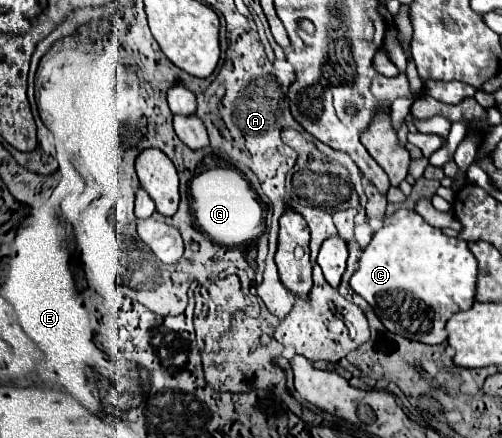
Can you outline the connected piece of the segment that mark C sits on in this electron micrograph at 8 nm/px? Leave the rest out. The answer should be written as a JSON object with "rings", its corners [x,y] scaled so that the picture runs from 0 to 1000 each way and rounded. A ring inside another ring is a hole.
{"rings":[[[791,477],[779,495],[767,495],[763,518],[743,537],[739,555],[723,568],[715,591],[715,614],[699,632],[699,655],[715,669],[759,728],[759,737],[799,769],[871,788],[890,779],[886,737],[890,728],[922,705],[934,705],[946,687],[946,642],[950,642],[950,591],[934,573],[930,555],[878,532],[878,523],[859,518],[843,505],[831,482]]]}

